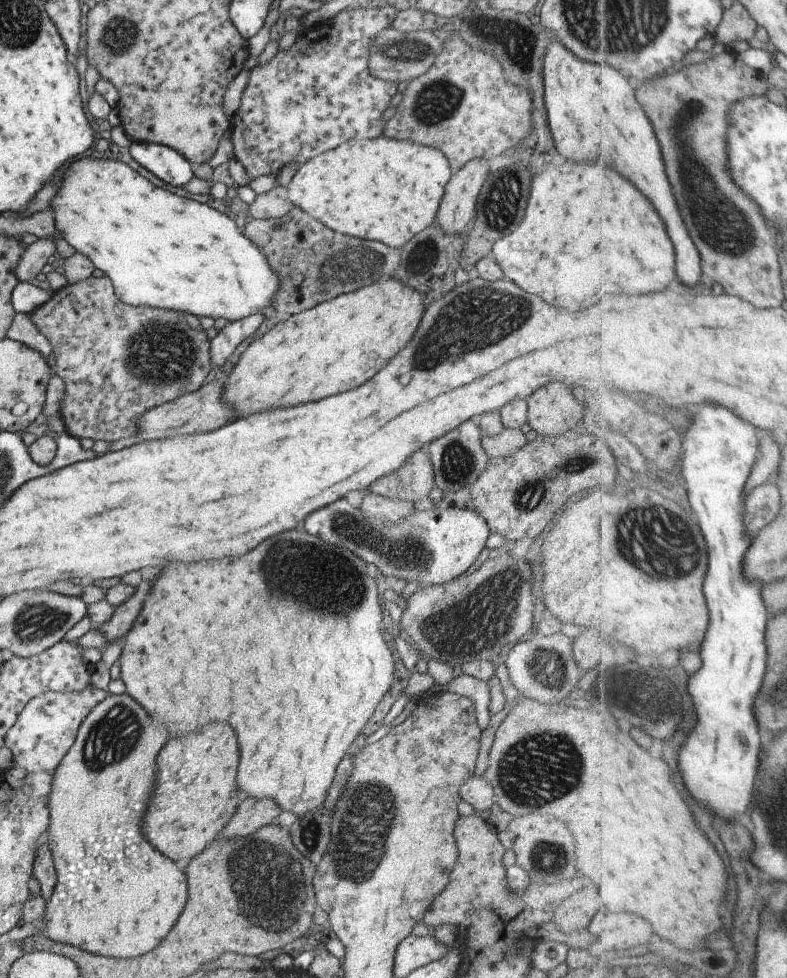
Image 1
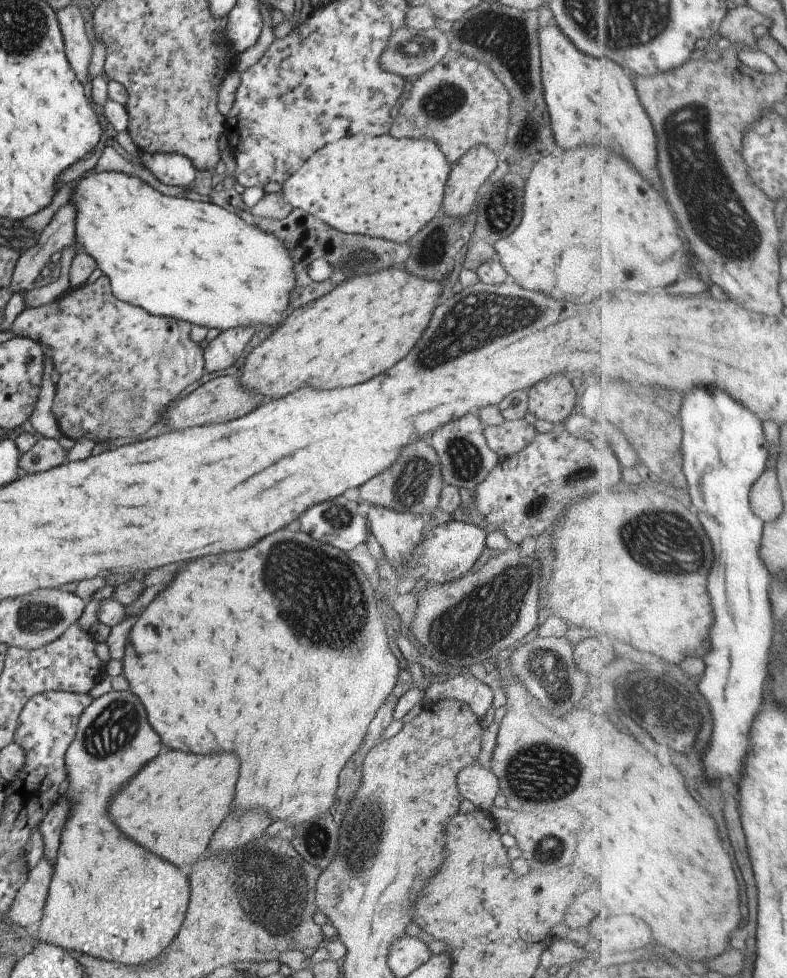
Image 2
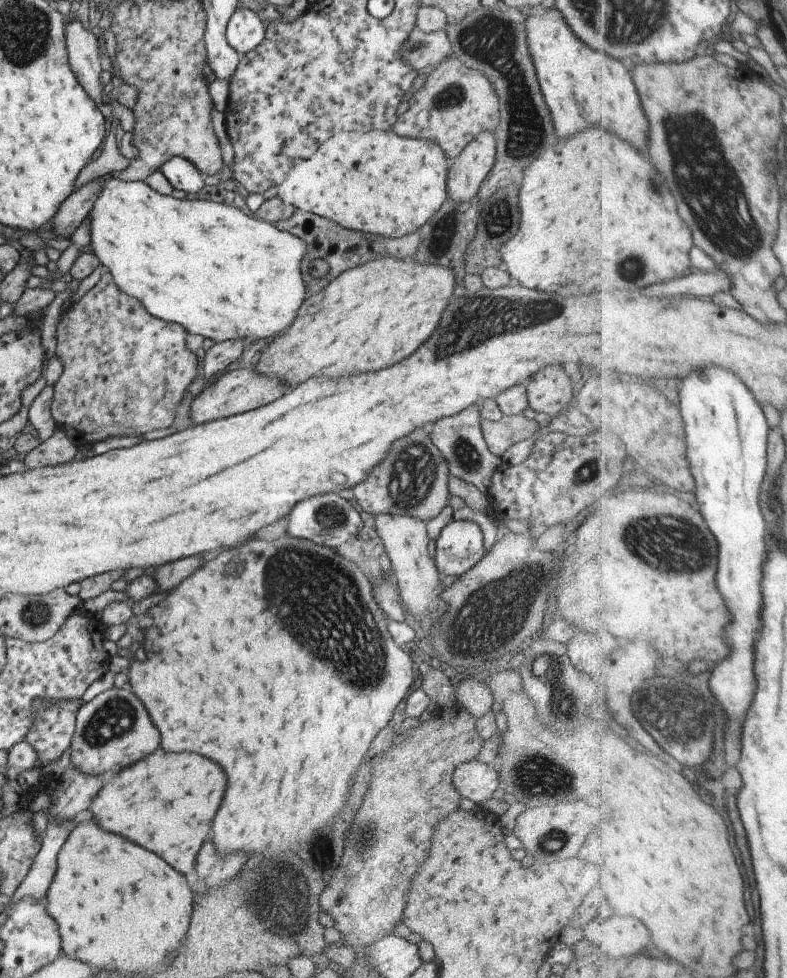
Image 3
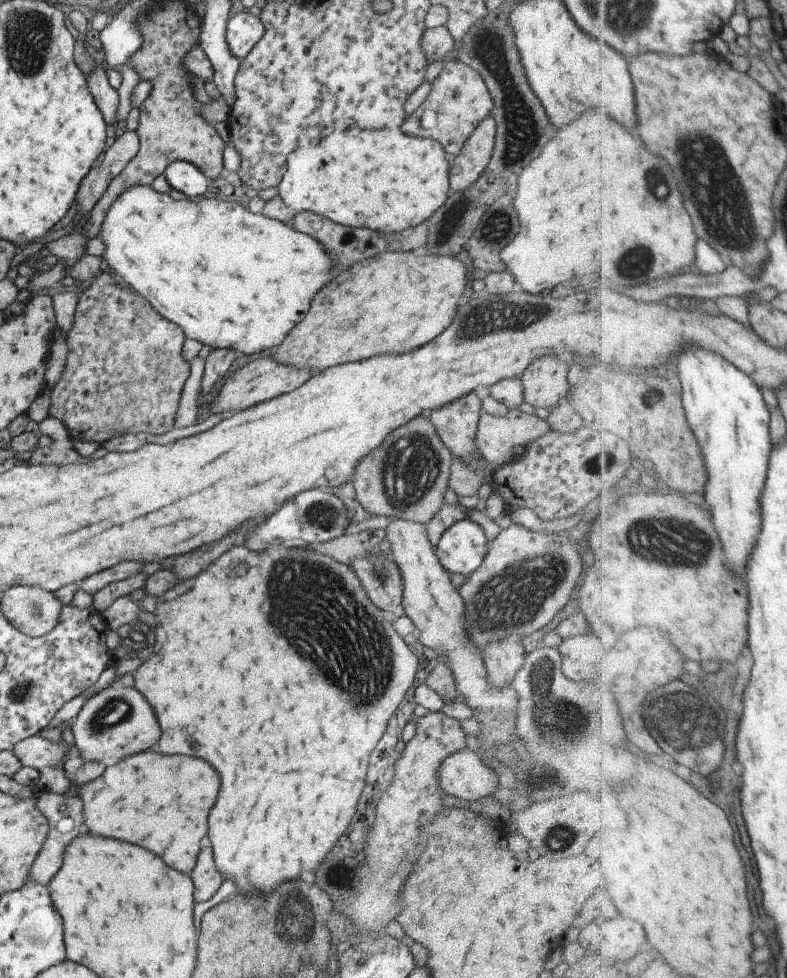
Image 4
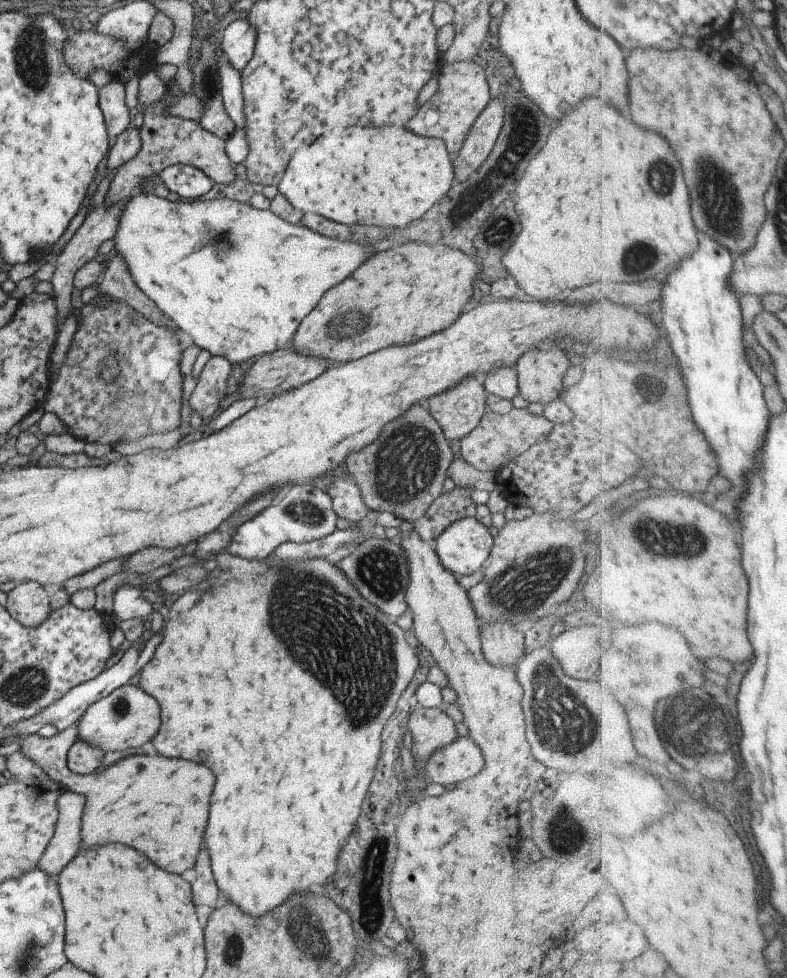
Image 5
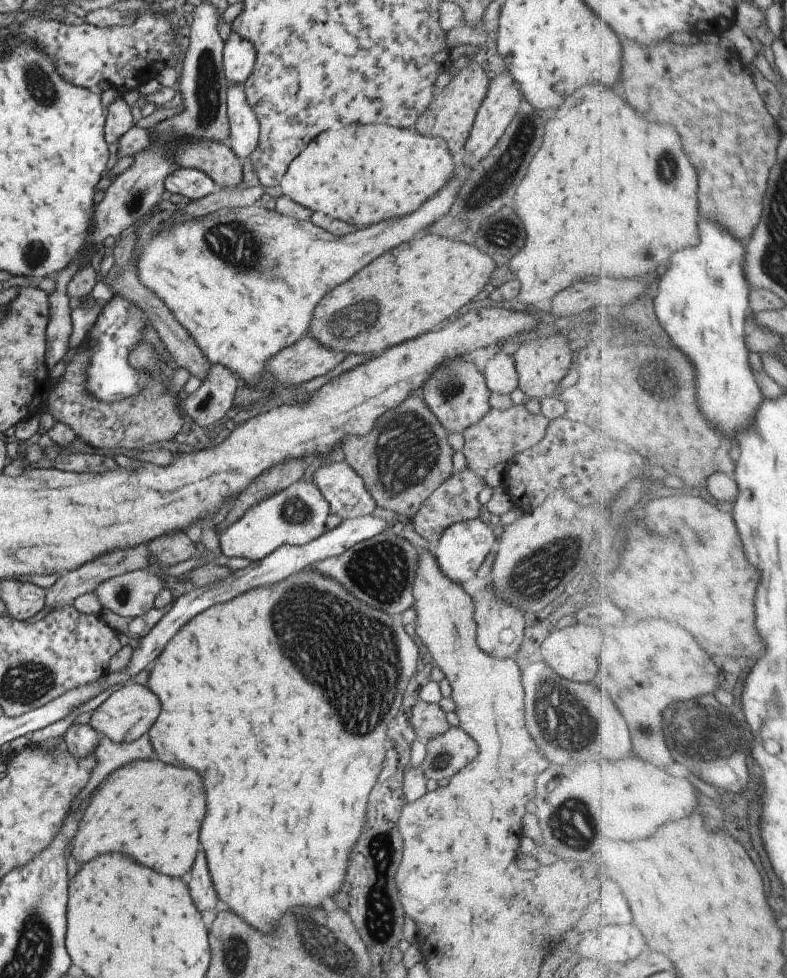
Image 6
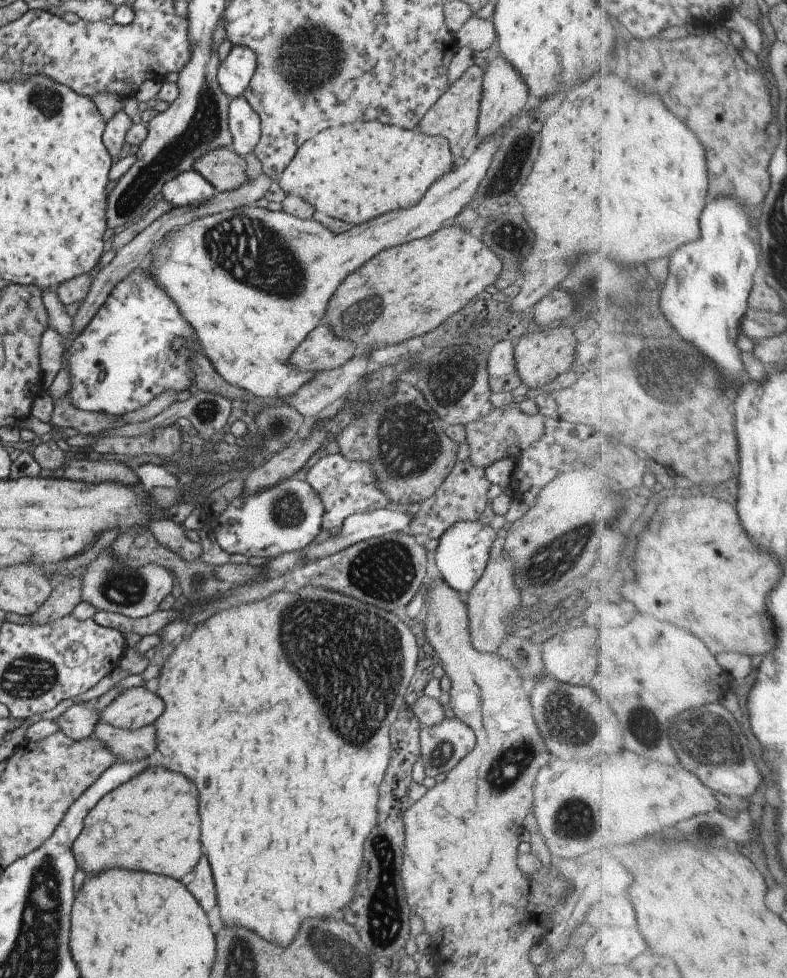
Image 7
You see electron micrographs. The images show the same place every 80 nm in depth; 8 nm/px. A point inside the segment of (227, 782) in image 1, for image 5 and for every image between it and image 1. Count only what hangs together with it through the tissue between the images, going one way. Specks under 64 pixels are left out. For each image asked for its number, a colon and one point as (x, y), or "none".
2: (175, 803)
3: (165, 803)
4: (159, 802)
5: (157, 805)

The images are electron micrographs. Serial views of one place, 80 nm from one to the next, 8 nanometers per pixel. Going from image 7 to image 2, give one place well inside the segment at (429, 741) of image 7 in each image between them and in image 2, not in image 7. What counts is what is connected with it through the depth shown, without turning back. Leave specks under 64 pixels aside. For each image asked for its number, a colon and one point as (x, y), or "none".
2: (474, 783)
3: (476, 781)
4: (463, 773)
5: (453, 763)
6: (445, 754)

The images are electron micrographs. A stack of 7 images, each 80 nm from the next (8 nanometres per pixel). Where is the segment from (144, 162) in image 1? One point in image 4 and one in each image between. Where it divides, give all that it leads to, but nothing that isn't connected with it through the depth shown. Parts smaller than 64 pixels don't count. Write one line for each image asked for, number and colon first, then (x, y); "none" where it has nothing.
2: (172, 169)
3: (180, 173)
4: (184, 177)

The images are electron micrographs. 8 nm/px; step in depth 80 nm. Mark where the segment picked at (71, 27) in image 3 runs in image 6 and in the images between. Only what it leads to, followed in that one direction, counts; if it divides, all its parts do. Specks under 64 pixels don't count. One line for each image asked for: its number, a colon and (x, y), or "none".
4: (105, 98)
5: (110, 96)
6: (117, 119)

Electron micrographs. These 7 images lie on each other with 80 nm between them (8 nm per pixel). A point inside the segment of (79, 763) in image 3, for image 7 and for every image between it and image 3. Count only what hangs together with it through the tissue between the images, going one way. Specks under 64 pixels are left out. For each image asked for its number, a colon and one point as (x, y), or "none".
4: (117, 722)
5: (127, 717)
6: (127, 713)
7: (134, 707)

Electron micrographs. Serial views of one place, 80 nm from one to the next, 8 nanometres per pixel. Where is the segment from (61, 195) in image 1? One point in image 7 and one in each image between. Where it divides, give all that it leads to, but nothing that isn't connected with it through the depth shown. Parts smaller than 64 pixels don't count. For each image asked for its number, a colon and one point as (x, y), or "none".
2: (194, 262)
3: (208, 267)
4: (229, 278)
5: (176, 251)
6: (243, 282)
7: (247, 321)

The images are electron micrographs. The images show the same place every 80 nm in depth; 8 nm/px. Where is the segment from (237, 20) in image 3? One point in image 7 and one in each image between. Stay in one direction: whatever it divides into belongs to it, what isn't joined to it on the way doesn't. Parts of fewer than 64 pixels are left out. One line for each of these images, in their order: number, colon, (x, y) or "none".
4: (243, 30)
5: (237, 41)
6: (238, 55)
7: (234, 72)

